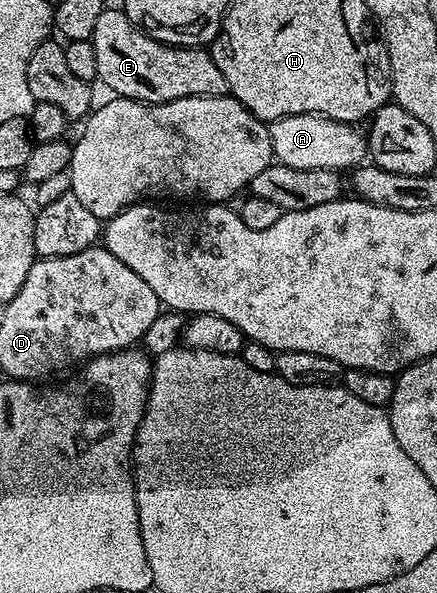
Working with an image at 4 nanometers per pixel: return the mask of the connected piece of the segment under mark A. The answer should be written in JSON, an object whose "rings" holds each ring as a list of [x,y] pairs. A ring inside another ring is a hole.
{"rings":[[[288,115],[272,120],[268,128],[273,158],[283,167],[327,169],[341,173],[344,167],[356,168],[364,160],[361,158],[367,155],[366,136],[362,132],[360,135],[354,124],[326,119],[323,115]]]}

